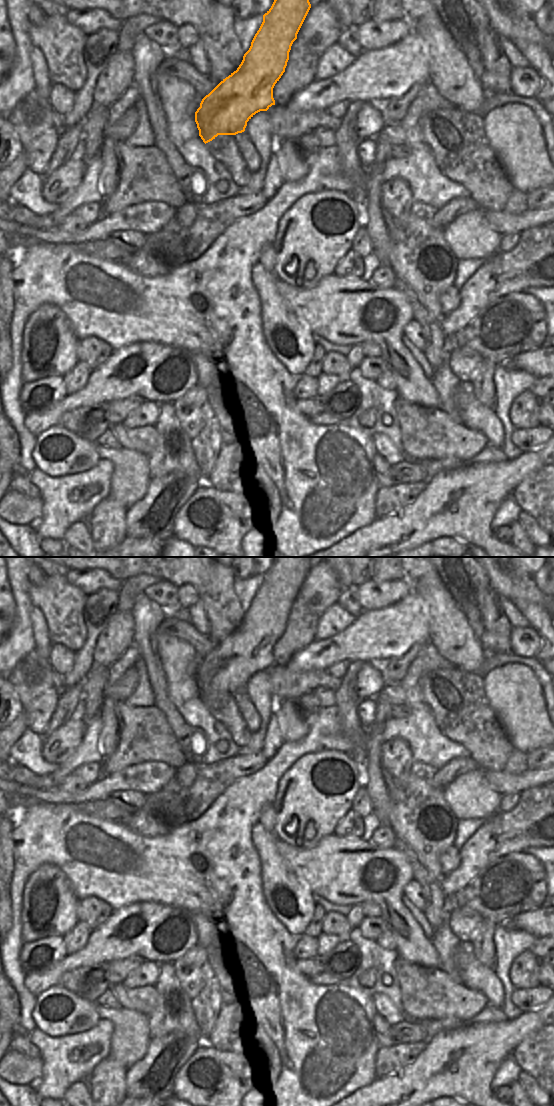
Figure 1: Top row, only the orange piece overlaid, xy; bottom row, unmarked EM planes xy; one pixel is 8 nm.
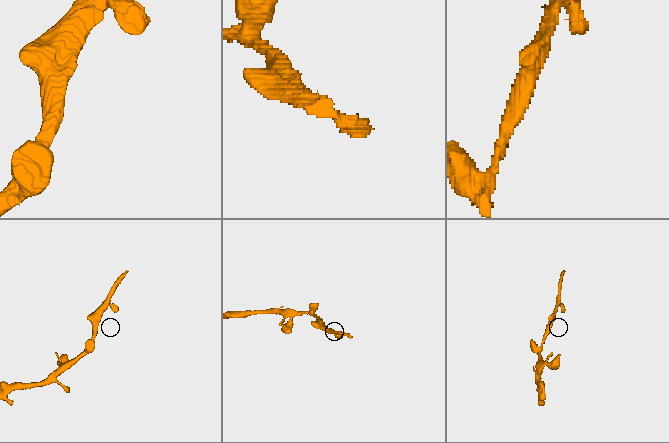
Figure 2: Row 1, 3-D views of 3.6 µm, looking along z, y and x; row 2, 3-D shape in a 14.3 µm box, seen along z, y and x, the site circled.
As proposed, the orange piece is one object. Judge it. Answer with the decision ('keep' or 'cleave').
keep

